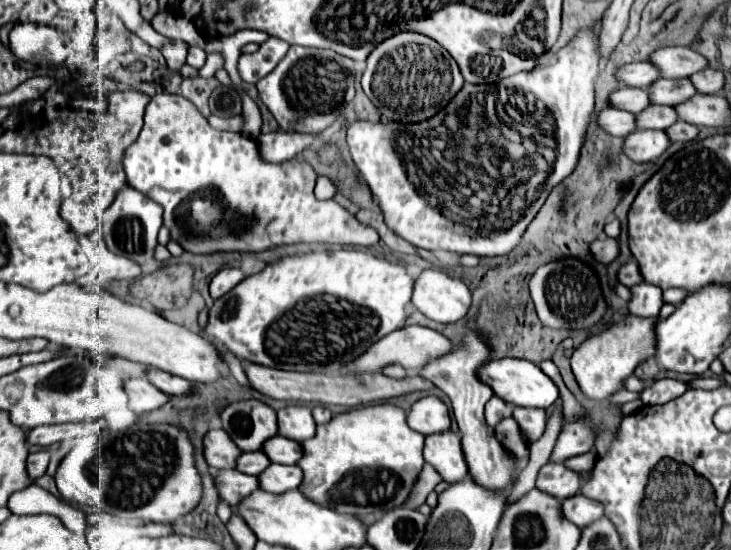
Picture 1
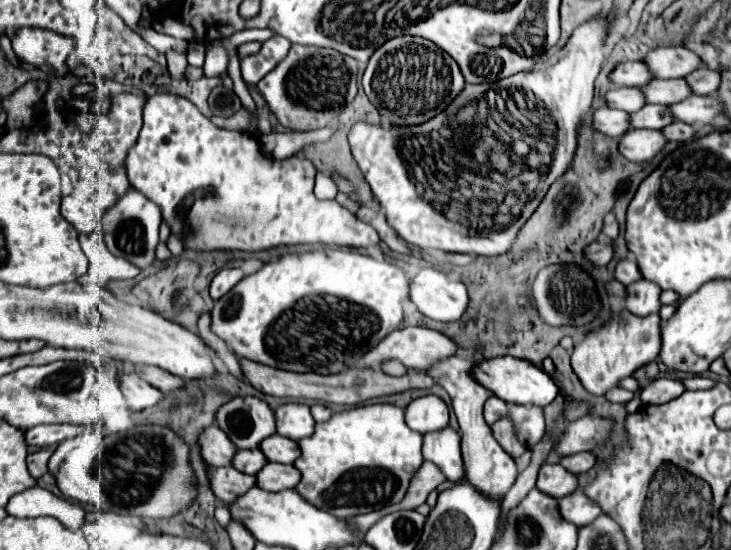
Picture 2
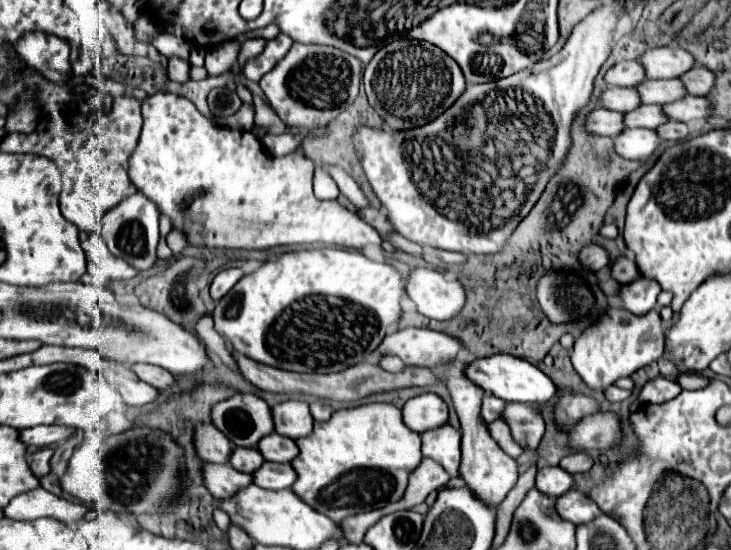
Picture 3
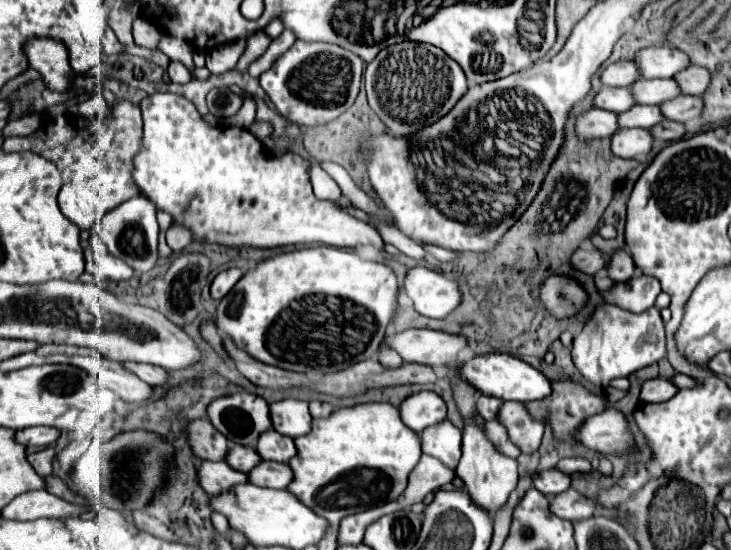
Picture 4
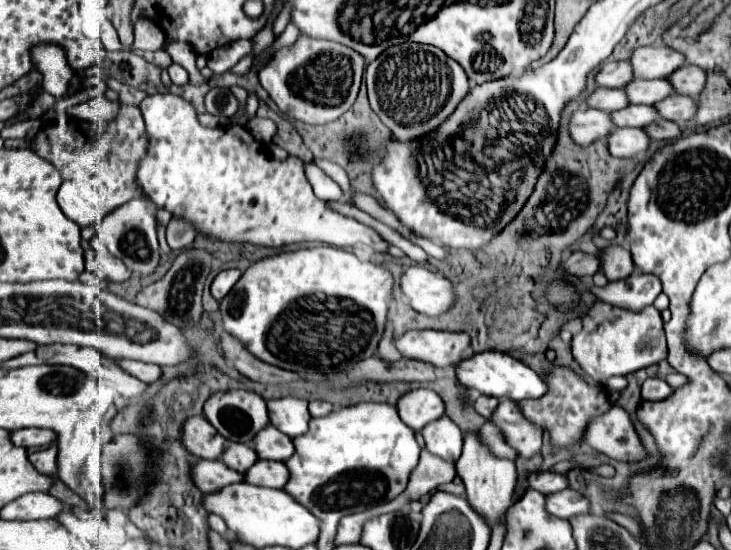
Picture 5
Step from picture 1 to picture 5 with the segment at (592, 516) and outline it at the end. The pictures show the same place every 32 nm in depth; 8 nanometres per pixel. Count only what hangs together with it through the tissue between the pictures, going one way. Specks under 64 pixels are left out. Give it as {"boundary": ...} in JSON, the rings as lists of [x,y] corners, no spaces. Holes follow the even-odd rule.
{"boundary":[[[566,488],[546,496],[546,510],[558,518],[572,518],[578,514],[588,514],[588,500],[576,490]]]}

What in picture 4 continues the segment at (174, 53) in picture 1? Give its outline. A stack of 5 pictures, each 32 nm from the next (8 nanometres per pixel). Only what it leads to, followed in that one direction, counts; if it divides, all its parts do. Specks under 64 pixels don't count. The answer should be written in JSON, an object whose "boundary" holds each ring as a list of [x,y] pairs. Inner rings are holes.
{"boundary":[[[170,62],[170,66],[168,66],[168,76],[170,76],[170,80],[176,82],[176,84],[186,84],[186,82],[192,78],[190,72],[188,72],[188,68],[186,68],[184,64],[180,64],[180,62]]]}

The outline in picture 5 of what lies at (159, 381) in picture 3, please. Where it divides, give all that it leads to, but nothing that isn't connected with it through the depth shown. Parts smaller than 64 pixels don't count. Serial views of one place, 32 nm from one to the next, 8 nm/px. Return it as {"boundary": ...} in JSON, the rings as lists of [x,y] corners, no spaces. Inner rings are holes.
{"boundary":[[[116,360],[116,364],[120,364],[126,372],[130,372],[132,376],[140,378],[142,382],[154,382],[160,378],[160,366],[156,364],[148,364],[148,362],[136,362],[136,360]]]}

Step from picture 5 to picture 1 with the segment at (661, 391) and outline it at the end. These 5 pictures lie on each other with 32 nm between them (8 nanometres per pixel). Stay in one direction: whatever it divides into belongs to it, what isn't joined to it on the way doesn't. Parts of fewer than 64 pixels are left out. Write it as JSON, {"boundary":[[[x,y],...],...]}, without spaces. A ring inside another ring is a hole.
{"boundary":[[[662,378],[662,380],[654,380],[652,386],[644,388],[640,392],[640,400],[644,404],[666,404],[684,394],[686,390],[688,390],[686,382],[674,378]]]}

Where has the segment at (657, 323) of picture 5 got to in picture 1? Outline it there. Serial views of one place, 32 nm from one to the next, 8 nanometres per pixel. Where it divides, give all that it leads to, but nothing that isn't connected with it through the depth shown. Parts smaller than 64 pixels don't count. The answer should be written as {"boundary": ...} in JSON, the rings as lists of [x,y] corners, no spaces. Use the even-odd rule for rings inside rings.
{"boundary":[[[626,314],[624,320],[614,322],[600,334],[586,338],[572,354],[572,372],[582,388],[582,392],[592,400],[606,400],[612,392],[624,388],[624,378],[632,376],[636,366],[656,352],[656,338],[652,336],[652,328],[658,318],[638,318]]]}

